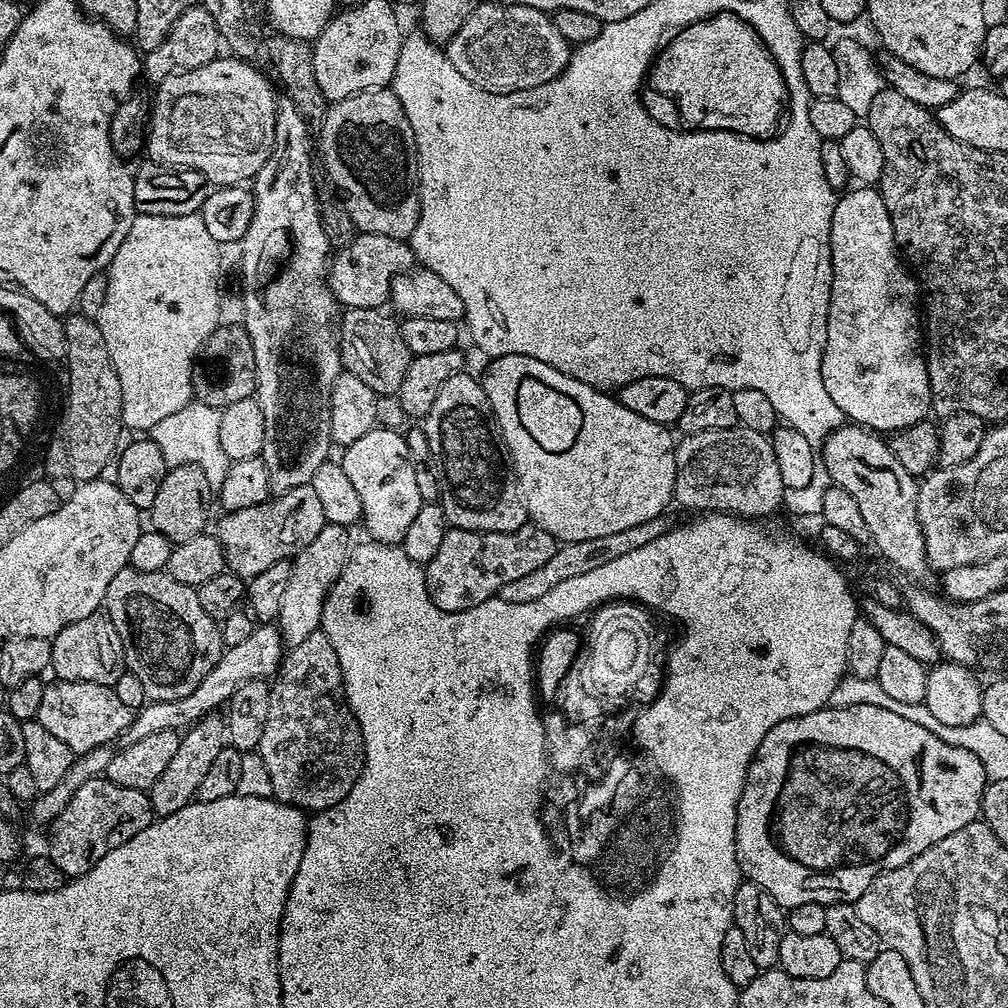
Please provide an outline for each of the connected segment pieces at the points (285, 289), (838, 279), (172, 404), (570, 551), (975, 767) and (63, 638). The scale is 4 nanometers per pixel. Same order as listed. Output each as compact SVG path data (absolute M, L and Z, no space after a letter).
M287 98L277 99L276 121L274 122L274 146L270 150L270 158L266 158L266 162L260 167L258 174L254 177L254 183L250 188L256 202L254 214L250 218L250 226L246 230L246 234L238 242L238 249L240 248L240 280L244 283L244 320L242 319L242 327L246 330L250 346L254 352L254 366L256 367L256 390L254 397L258 402L258 406L261 407L262 419L265 422L265 442L262 458L266 462L266 470L270 474L272 492L276 494L290 490L294 486L311 484L314 478L314 470L318 470L318 466L322 466L324 461L329 459L331 452L328 451L334 448L331 438L331 390L335 384L335 380L342 373L340 342L338 339L338 305L335 294L328 288L330 245L326 230L322 226L322 218L320 217L318 195L316 196L316 180L312 177L314 140L313 137L311 140L308 136L311 136L310 130L306 126L303 114L297 110L295 100Z
M872 186L854 188L845 191L832 207L832 289L826 322L826 346L822 354L822 382L826 382L826 394L834 398L835 405L853 425L863 426L877 434L891 434L925 419L932 407L928 362L922 347L918 285L896 247L894 226L879 191Z
M197 213L182 214L181 216L163 216L162 214L137 214L134 222L130 226L130 231L126 233L126 238L122 238L122 246L118 246L118 254L114 254L114 258L109 262L106 269L108 277L108 285L106 286L106 303L102 306L102 314L98 314L94 319L96 324L102 330L102 339L106 342L106 350L110 354L110 362L114 366L114 370L118 374L118 382L122 382L122 418L124 419L124 427L132 429L136 434L147 433L154 426L158 426L158 422L162 422L162 418L170 418L170 414L178 414L178 410L182 410L193 399L192 391L192 365L195 364L197 356L200 354L200 347L208 341L208 335L218 327L221 323L220 317L220 252L222 246L218 242L214 242L214 238L206 231L206 222L202 222L202 218Z
M667 515L656 516L650 522L630 526L627 530L618 530L618 534L606 534L603 538L586 538L586 542L561 543L556 549L554 558L550 558L550 562L538 566L538 570L525 574L523 578L514 578L514 582L506 582L506 586L502 586L502 590L498 593L499 599L506 602L535 602L537 598L542 598L542 594L554 590L554 586L558 586L561 582L586 574L598 566L606 566L606 562L614 562L614 558L623 558L633 550L646 546L646 542L652 542L654 538L668 531L670 527L668 519Z
M883 703L880 704L848 704L845 708L825 706L817 712L802 714L798 718L786 718L762 738L748 768L744 789L736 811L736 857L740 863L743 879L750 884L762 886L774 902L787 910L794 906L803 906L805 902L818 902L822 905L855 904L870 886L870 882L882 875L886 870L894 870L898 866L906 866L910 858L918 858L922 850L930 850L934 842L942 842L954 830L962 830L969 822L981 815L980 803L984 797L984 789L989 778L982 770L982 762L970 754L970 750L962 750L962 746L950 746L950 742L942 742L930 730L917 726L907 718L894 714Z
M97 614L82 618L82 622L70 622L57 636L51 637L52 663L51 671L56 680L77 680L78 682L98 682L114 686L126 670L122 638L114 630L114 622L106 614Z

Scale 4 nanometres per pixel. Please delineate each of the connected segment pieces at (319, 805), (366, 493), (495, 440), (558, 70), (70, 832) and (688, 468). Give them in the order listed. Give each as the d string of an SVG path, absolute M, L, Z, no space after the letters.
M326 638L326 658L330 660L326 662L326 694L322 694L322 728L266 728L258 749L262 762L266 762L273 793L283 803L303 808L308 814L324 812L342 802L364 769L362 730L348 709L348 701L338 698L338 704L334 704L336 700L328 694L336 690L338 676L342 676L338 650L334 650L330 638Z
M375 426L358 441L347 445L343 452L342 463L346 470L346 478L350 478L354 490L358 490L358 498L362 498L362 524L363 527L368 527L368 532L372 535L369 537L378 544L403 545L410 522L414 522L418 510L426 502L422 494L418 494L418 482L414 478L414 466L407 439L401 433L399 436L392 428Z
M463 371L456 372L450 378L446 378L442 382L442 390L438 390L438 398L434 398L434 406L430 406L427 416L423 417L422 420L424 433L430 442L432 459L440 473L440 498L438 503L444 507L444 513L451 527L470 530L471 532L513 532L522 527L522 525L529 523L528 511L524 505L524 495L520 492L520 484L516 481L516 474L512 470L507 451L498 435L497 429L494 427L492 407L484 393L484 385L477 377L475 380L474 377L468 375L467 371Z
M514 2L508 4L480 3L462 22L458 34L454 34L446 42L446 55L448 60L474 86L478 86L487 92L517 92L518 90L530 90L534 86L542 86L546 82L556 80L564 73L564 67L568 65L570 45L562 34L558 34L558 26L554 26L551 15L530 6L518 6Z
M106 778L87 780L74 790L70 802L66 802L66 810L62 810L47 829L46 854L66 878L84 876L99 860L106 858L110 850L122 846L122 842L130 842L134 834L142 834L153 819L147 792L118 786Z
M735 427L726 430L702 430L698 434L684 436L676 445L675 503L693 508L696 514L727 514L741 518L768 516L784 503L785 486L782 474L778 474L778 458L774 458L772 442L768 436L749 428Z

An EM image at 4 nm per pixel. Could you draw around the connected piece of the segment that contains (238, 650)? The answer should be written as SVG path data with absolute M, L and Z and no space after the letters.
M261 623L253 627L250 638L238 642L238 646L225 648L210 674L206 674L206 678L202 678L202 682L198 682L198 686L194 686L194 690L190 690L186 698L145 703L144 707L133 715L132 724L122 737L123 743L138 742L150 734L159 734L162 730L180 732L191 728L202 717L219 709L216 708L219 704L220 707L227 705L228 699L232 697L234 690L238 690L238 686L242 686L242 682L275 677L285 655L286 645L275 623Z

